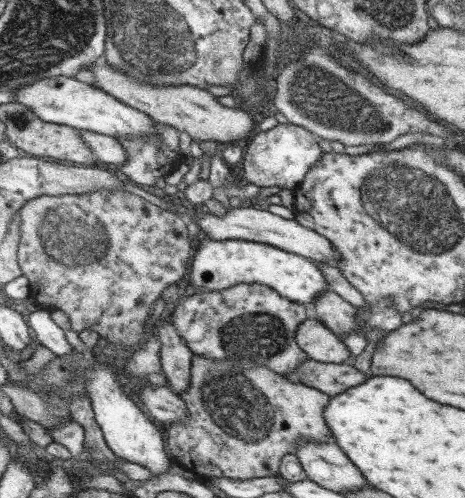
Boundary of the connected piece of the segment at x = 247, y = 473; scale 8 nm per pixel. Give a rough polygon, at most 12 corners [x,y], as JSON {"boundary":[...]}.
{"boundary":[[194,354],[170,425],[195,476],[279,476],[332,442],[331,396],[267,365]]}

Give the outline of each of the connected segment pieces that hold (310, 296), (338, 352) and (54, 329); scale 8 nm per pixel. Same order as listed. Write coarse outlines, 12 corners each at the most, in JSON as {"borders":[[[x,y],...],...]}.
{"borders":[[[208,238],[195,292],[257,283],[303,304],[329,284],[315,262],[270,244]],[[316,319],[299,324],[296,341],[311,360],[351,362],[338,335]],[[33,309],[28,323],[57,356],[73,356],[65,330],[50,309]]]}

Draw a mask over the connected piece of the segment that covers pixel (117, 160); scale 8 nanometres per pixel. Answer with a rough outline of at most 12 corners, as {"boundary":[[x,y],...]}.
{"boundary":[[79,131],[99,161],[117,166],[128,159],[118,138]]}

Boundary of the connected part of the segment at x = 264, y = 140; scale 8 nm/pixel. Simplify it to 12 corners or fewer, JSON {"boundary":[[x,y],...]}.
{"boundary":[[293,123],[255,132],[244,178],[291,191],[321,150]]}

